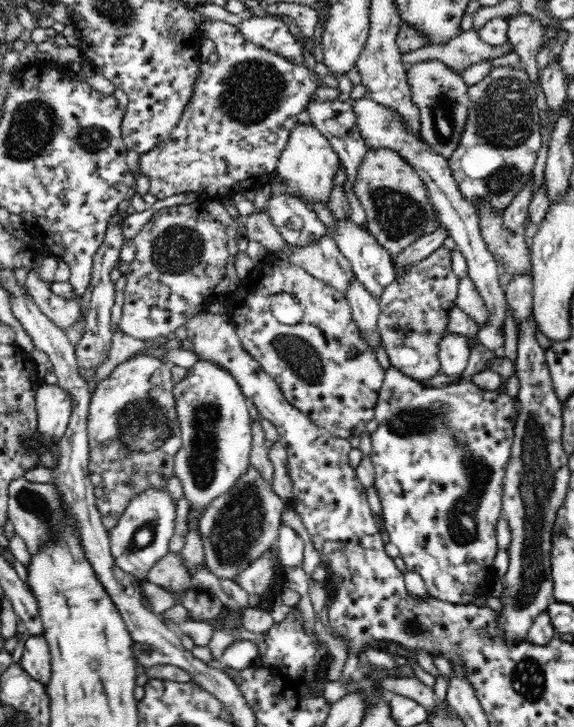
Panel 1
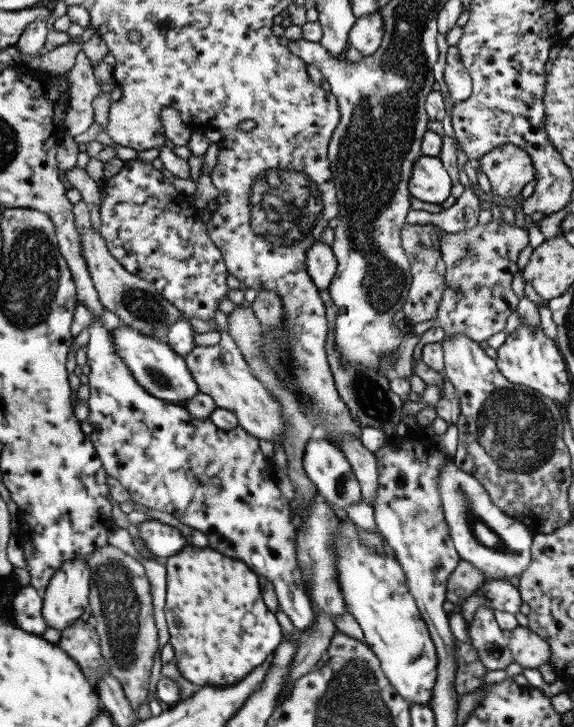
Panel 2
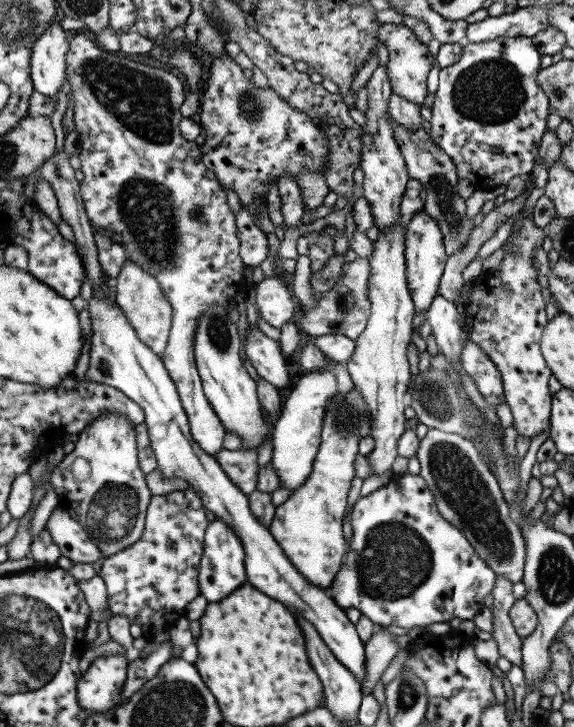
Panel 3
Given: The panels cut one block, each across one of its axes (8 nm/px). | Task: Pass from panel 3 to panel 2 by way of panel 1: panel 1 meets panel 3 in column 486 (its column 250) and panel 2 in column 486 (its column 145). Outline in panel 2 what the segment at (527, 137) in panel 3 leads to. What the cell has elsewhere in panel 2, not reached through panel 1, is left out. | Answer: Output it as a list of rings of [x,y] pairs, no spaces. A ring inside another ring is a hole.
[[[511,144],[485,152],[483,156],[480,156],[478,162],[480,170],[488,178],[491,192],[501,198],[513,199],[516,194],[521,192],[521,188],[534,178],[533,163],[527,152]]]

